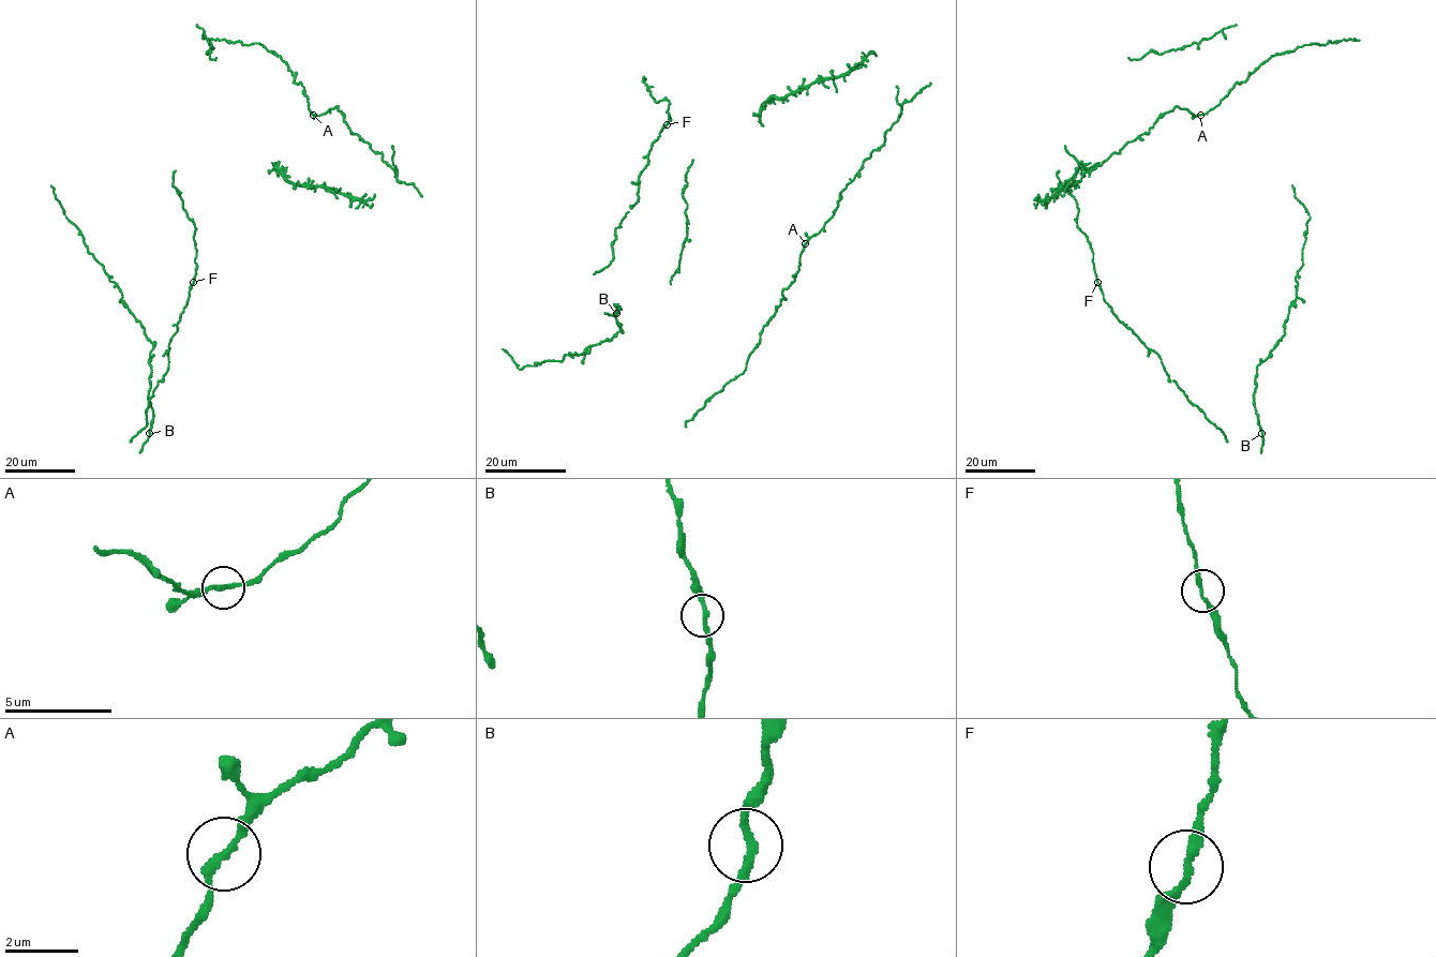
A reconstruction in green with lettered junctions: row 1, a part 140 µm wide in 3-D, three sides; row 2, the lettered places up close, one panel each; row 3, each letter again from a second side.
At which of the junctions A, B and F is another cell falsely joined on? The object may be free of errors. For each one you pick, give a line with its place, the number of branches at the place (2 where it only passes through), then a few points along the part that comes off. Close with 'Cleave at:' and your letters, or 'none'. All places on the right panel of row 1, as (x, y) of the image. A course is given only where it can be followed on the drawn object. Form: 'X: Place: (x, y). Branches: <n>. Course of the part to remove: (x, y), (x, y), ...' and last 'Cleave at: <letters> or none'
Cleave at: none

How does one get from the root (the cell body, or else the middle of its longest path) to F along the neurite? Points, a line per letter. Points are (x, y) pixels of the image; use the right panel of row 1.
F: (1076, 219), (1092, 251), (1097, 282)

